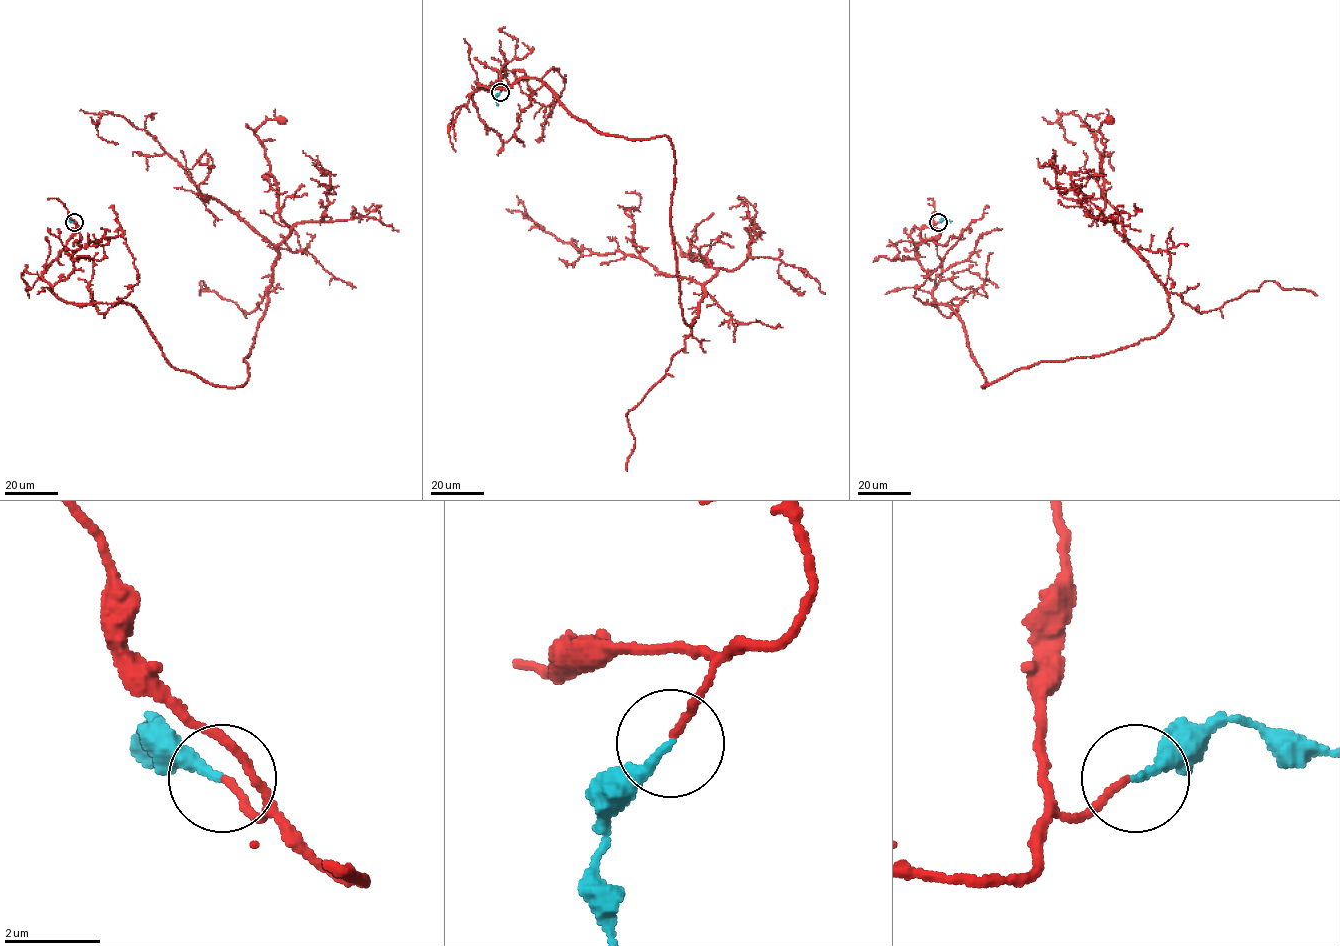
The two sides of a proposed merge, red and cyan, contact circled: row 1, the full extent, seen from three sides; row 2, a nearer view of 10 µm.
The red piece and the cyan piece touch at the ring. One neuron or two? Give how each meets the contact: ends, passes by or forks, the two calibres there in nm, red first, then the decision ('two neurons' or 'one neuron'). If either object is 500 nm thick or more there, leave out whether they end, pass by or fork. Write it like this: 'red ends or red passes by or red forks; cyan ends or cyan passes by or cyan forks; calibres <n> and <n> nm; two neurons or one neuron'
red ends; cyan ends; calibres 150 and 200 nm; one neuron

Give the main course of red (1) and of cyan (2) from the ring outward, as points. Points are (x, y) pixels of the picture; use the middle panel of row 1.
1: (500, 91), (666, 136), (694, 322), (694, 280), (544, 228)
2: (500, 92), (496, 97), (497, 105)

